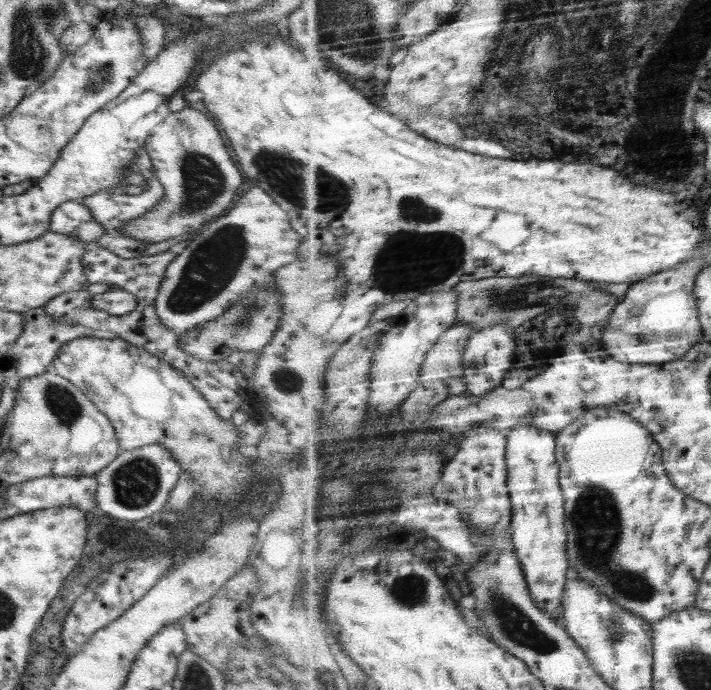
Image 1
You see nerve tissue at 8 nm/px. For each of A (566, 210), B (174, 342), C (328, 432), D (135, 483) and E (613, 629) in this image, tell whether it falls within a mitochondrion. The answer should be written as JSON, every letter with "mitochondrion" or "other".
{"A":"other","B":"other","C":"other","D":"mitochondrion","E":"mitochondrion"}

